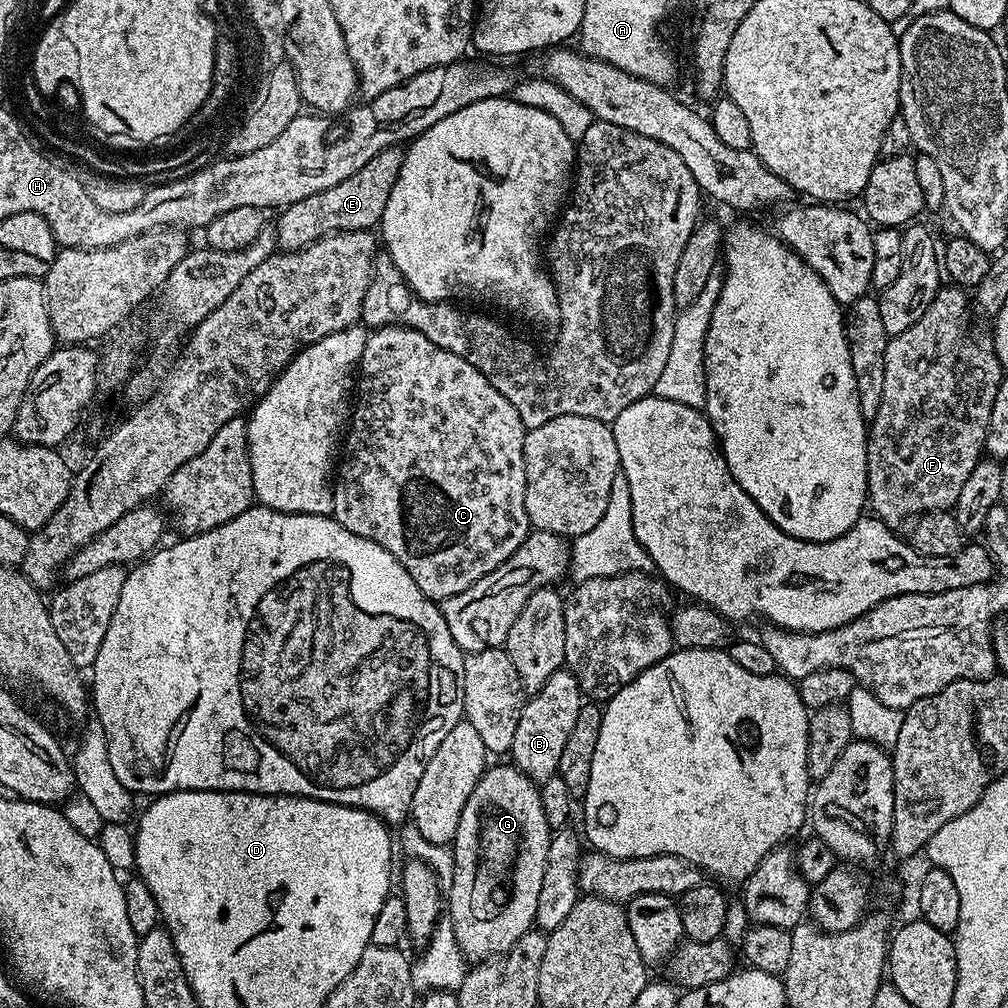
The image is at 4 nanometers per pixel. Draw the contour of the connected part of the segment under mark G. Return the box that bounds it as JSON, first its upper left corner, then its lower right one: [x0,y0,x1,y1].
[450,763,554,958]

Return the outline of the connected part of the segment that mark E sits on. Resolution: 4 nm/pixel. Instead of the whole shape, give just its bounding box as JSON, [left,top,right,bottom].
[276,145,404,251]

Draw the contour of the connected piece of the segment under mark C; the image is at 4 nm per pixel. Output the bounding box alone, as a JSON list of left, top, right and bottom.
[332,323,530,602]

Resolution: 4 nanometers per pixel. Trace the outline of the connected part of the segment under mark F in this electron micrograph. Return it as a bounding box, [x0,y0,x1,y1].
[867,286,1006,530]

